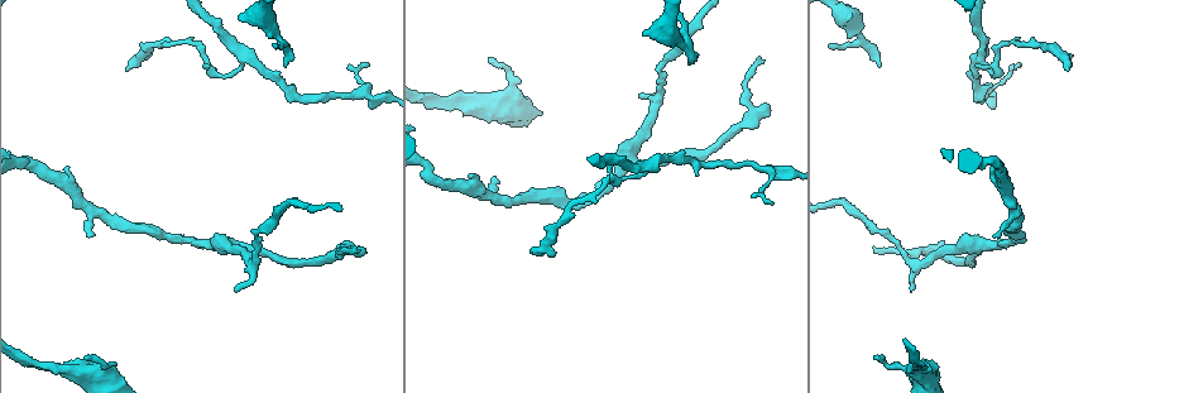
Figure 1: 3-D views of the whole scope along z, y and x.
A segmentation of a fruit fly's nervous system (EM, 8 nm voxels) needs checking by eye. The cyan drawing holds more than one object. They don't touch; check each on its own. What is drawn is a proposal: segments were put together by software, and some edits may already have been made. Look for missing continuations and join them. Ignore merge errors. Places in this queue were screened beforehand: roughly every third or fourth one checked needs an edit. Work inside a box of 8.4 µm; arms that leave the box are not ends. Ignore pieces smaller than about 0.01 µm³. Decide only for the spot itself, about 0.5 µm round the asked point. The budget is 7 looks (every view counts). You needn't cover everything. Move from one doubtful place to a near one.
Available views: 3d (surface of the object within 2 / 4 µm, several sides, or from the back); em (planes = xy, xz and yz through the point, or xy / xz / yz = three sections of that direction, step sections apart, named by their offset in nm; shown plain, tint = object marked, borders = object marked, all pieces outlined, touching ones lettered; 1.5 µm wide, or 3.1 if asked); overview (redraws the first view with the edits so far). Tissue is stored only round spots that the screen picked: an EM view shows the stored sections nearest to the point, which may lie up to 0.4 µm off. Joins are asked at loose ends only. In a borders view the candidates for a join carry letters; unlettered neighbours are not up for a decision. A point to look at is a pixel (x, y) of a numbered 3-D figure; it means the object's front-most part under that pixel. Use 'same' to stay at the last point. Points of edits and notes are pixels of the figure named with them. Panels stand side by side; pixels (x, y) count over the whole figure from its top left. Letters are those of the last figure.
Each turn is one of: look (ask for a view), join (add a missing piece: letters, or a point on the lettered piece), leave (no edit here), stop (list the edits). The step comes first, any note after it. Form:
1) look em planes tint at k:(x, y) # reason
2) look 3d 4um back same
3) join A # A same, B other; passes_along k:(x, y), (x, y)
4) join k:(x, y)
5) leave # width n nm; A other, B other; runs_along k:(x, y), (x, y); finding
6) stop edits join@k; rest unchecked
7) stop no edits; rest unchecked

look 3d 2um at 1:(90, 234) # branch stops here

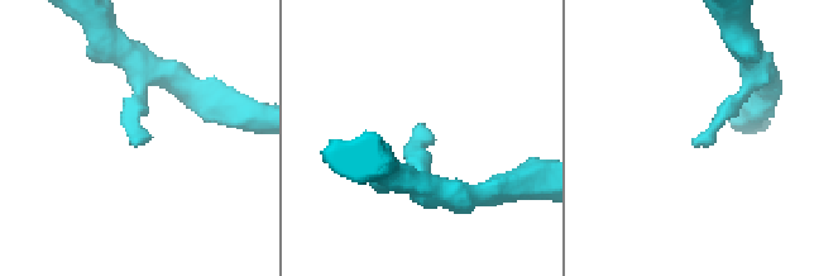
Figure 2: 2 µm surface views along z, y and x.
look em planes borders at 2:(691, 144) # need the tissue

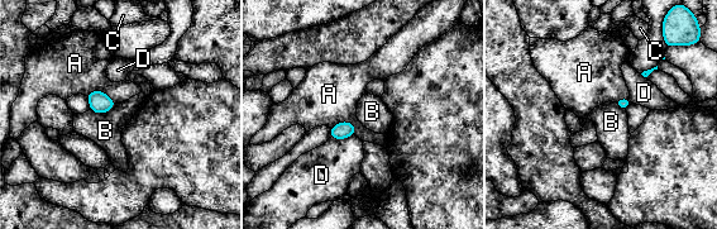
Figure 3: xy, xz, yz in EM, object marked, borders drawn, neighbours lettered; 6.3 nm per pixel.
leave # A other, B other, C other, D other; border 3:(116, 104), (105, 113); none of them fits

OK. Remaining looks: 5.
look em planes borders at 1:(354, 250) # free end

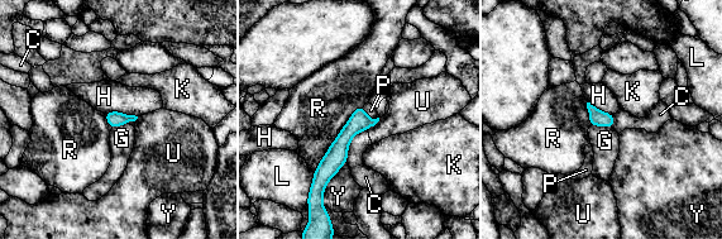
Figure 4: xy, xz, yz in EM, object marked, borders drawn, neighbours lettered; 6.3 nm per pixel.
leave # C other, G other, H other, K other, L other, P other, R other, U other, Y other; runs_along 4:(360, 110), (320, 183); none of them fits

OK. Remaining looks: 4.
look 3d 4um at 1:(877, 356) # branch stops here

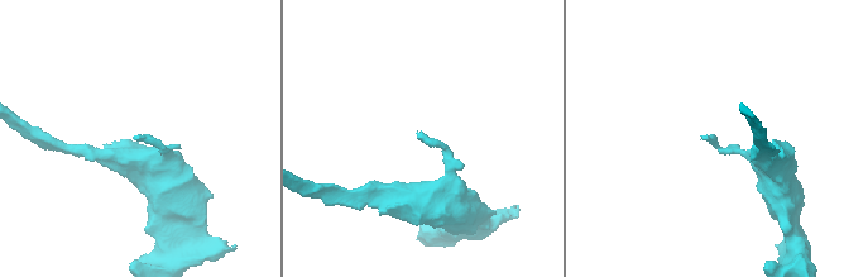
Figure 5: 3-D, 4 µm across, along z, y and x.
look em planes borders at 5:(138, 135) # need the tissue

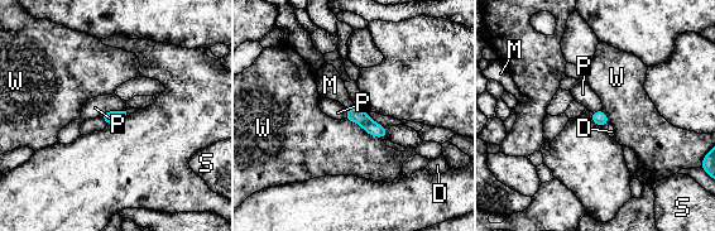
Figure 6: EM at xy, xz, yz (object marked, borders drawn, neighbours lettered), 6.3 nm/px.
join M # D other, M same, P other, S other, W other; passes_along 6:(355, 114), (351, 107), (330, 85); the neuron continues

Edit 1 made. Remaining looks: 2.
stop edits join@6; rest unchecked

